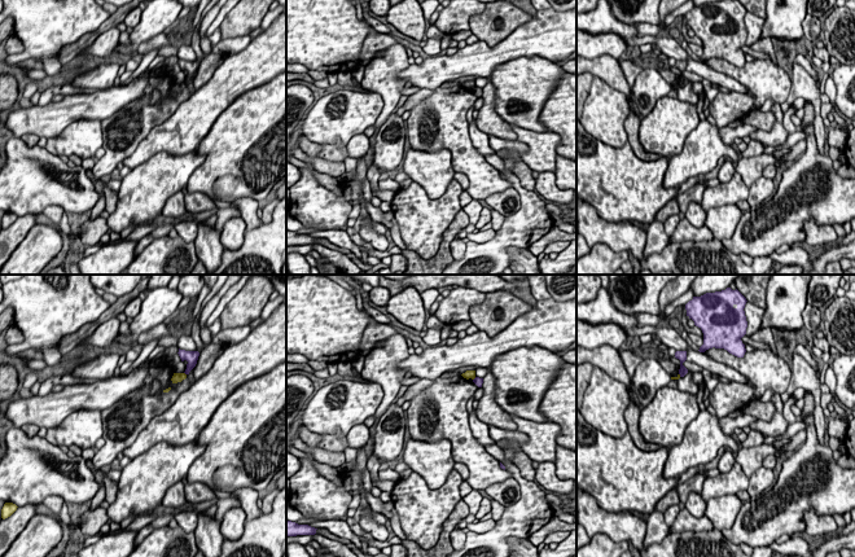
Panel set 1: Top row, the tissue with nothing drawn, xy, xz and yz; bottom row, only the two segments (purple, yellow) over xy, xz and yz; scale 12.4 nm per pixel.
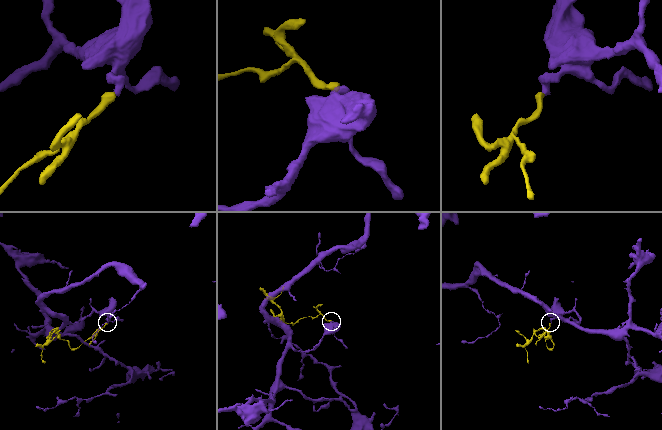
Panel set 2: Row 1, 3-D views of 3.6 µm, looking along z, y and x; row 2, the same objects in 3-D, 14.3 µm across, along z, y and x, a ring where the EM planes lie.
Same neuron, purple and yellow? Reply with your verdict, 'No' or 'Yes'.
No

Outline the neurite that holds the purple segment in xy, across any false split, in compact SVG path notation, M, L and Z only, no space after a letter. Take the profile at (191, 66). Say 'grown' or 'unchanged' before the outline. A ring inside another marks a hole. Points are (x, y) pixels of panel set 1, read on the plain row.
unchanged; M179 58L179 66L181 69L181 71L187 70L187 79L185 79L185 84L189 84L189 82L196 76L200 62L198 61L185 61L185 60L180 60Z

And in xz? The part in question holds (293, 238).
unchanged; M286 229L286 246L315 245L316 240L317 238L311 237L308 234L298 234Z

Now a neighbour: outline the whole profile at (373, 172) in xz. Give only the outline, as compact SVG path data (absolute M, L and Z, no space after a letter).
M372 165L367 171L367 179L369 180L370 185L370 196L376 196L376 190L378 189L381 171L378 167Z

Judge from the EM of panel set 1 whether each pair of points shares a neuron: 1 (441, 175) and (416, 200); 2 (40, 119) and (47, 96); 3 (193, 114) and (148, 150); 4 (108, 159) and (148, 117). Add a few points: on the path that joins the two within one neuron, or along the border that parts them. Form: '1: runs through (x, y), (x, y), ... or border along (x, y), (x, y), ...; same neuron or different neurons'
1: border along (454, 178), (447, 189), (434, 198), (412, 180); different neurons
2: border along (49, 101), (38, 105); different neurons
3: runs through (182, 126), (170, 136), (159, 139); same neuron
4: runs through (121, 152), (125, 152), (143, 130); same neuron

